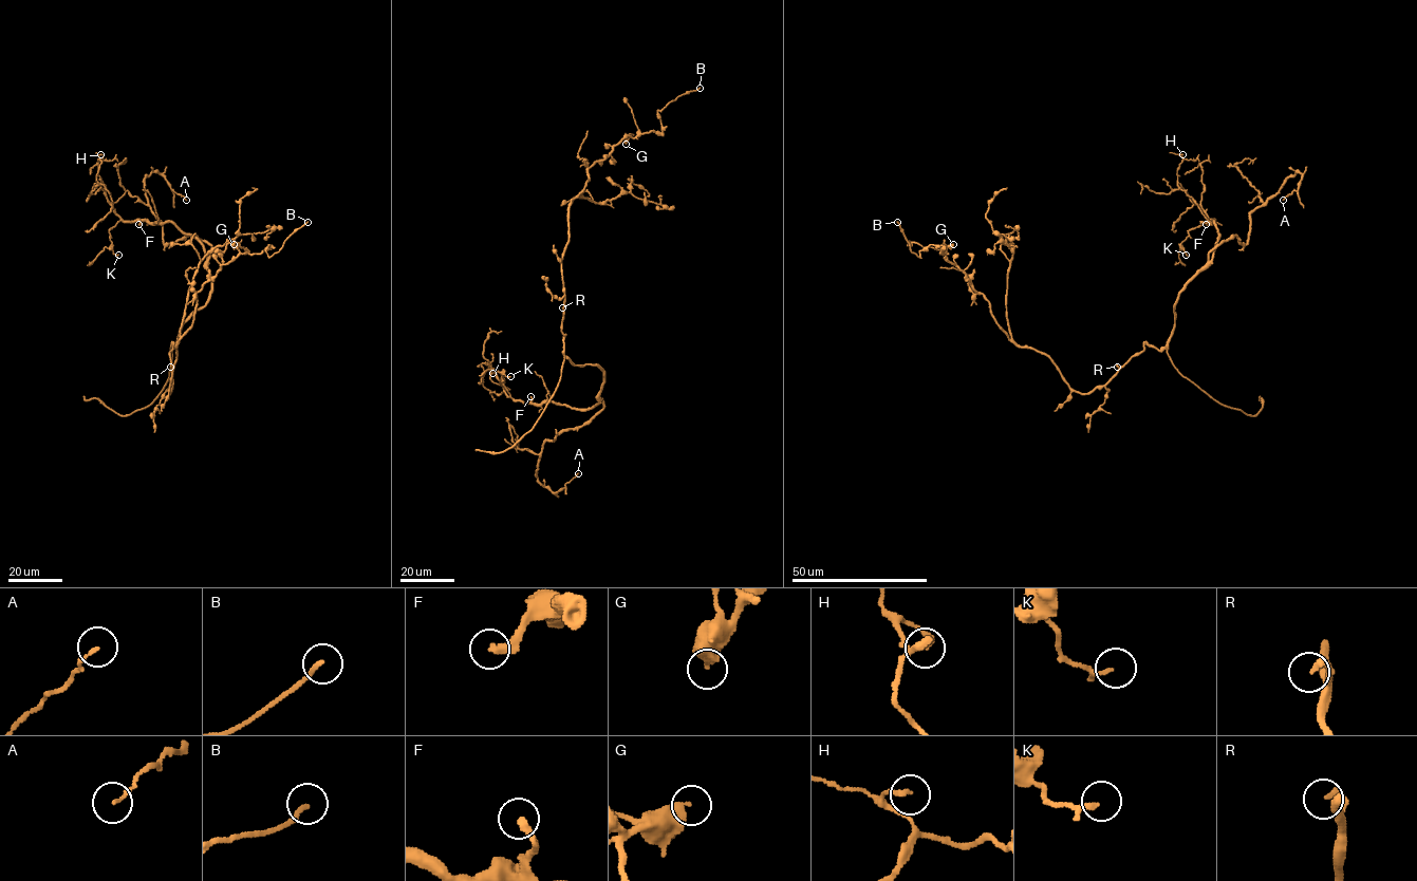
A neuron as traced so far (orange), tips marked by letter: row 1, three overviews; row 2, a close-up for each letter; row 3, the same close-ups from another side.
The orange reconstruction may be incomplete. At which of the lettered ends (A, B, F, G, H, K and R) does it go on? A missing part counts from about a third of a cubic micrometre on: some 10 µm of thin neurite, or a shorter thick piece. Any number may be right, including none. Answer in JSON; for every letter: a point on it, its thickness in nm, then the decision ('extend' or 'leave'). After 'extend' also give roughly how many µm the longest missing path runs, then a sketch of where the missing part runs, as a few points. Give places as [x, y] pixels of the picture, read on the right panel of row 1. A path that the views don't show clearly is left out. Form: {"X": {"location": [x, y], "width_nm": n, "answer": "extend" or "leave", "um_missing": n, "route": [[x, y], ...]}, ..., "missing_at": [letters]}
{"A": {"location": [1283, 200], "width_nm": 100, "answer": "leave"}, "B": {"location": [897, 222], "width_nm": 160, "answer": "extend", "um_missing": 50}, "F": {"location": [1206, 224], "width_nm": 280, "answer": "extend", "um_missing": 40, "route": [[1206, 224], [1177, 216], [1164, 229], [1145, 225], [1142, 221]]}, "G": {"location": [953, 244], "width_nm": 460, "answer": "leave"}, "H": {"location": [1182, 154], "width_nm": 170, "answer": "leave"}, "K": {"location": [1186, 255], "width_nm": 160, "answer": "leave"}, "R": {"location": [1117, 367], "width_nm": 200, "answer": "leave"}, "missing_at": ["B", "F"]}

